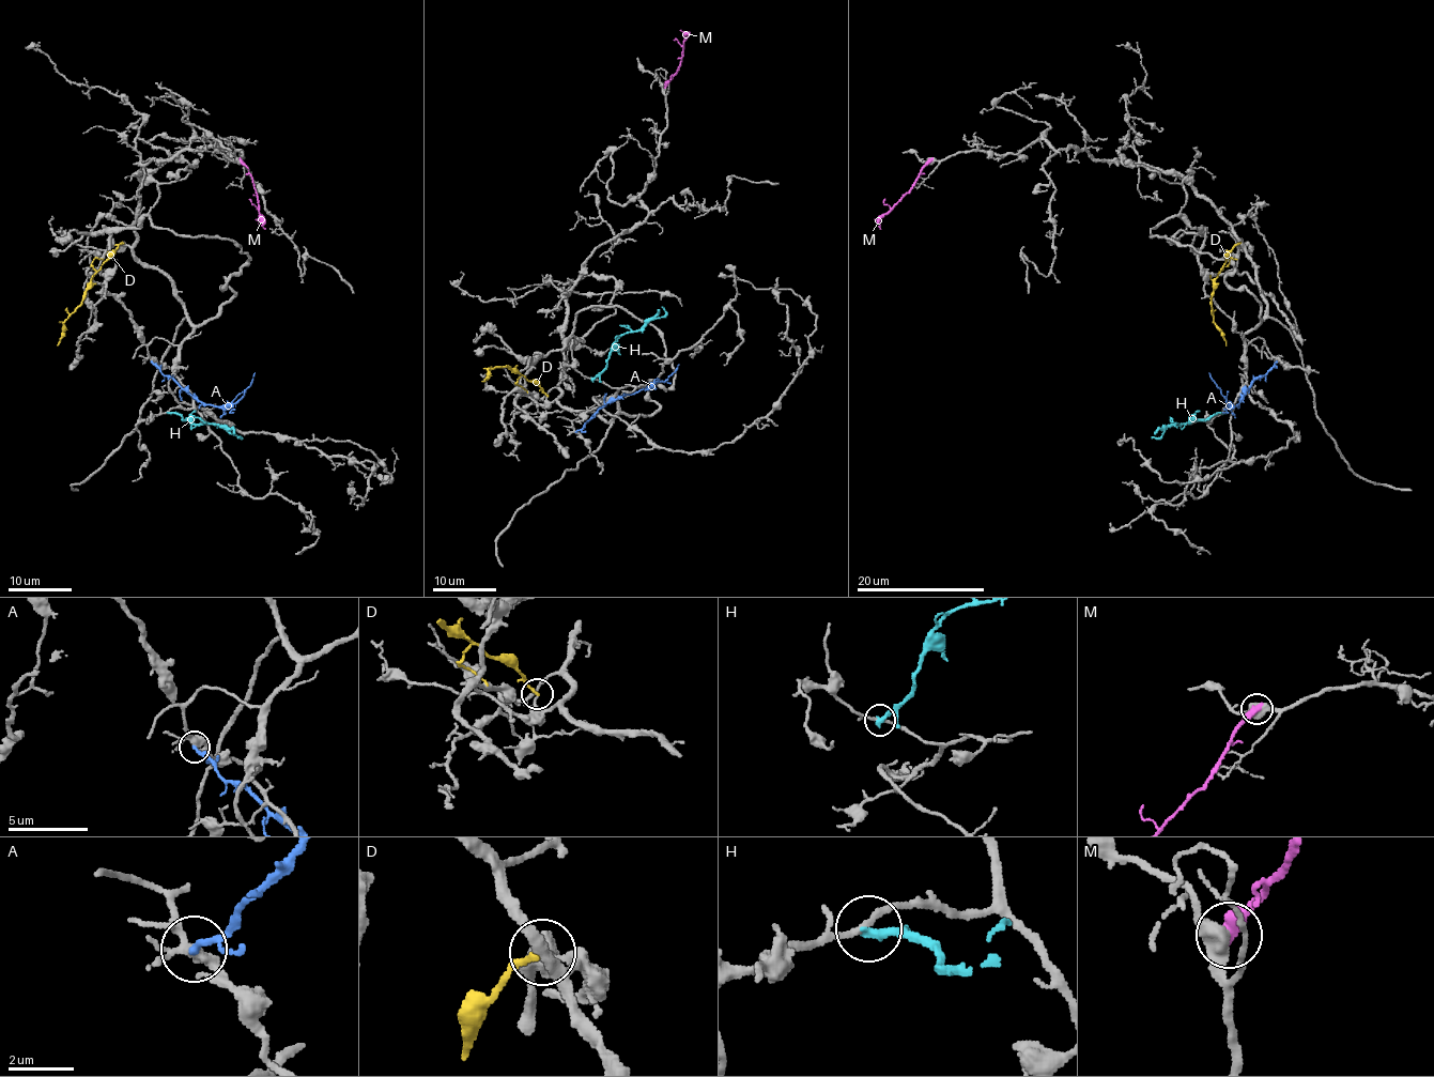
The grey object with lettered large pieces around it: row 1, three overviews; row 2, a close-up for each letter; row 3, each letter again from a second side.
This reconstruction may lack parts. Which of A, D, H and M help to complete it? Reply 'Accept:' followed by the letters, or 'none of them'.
Accept: none of them

